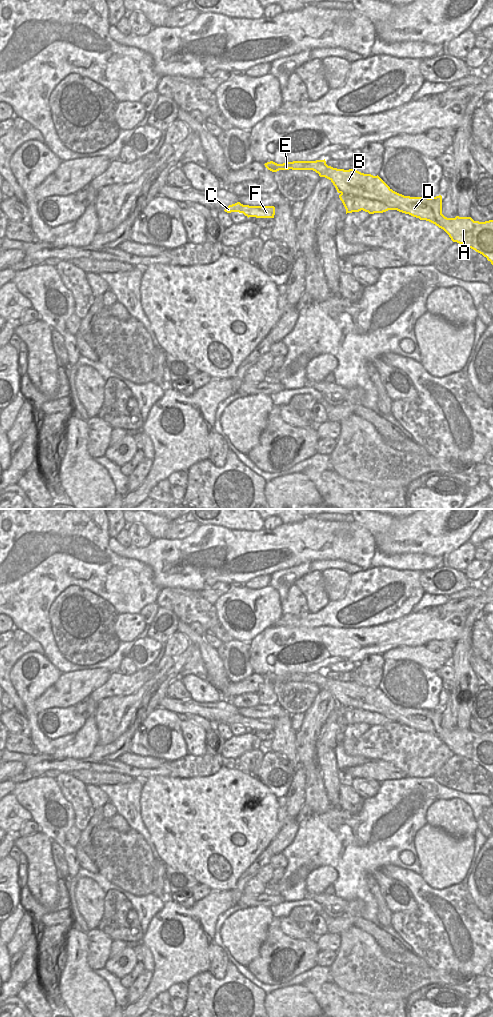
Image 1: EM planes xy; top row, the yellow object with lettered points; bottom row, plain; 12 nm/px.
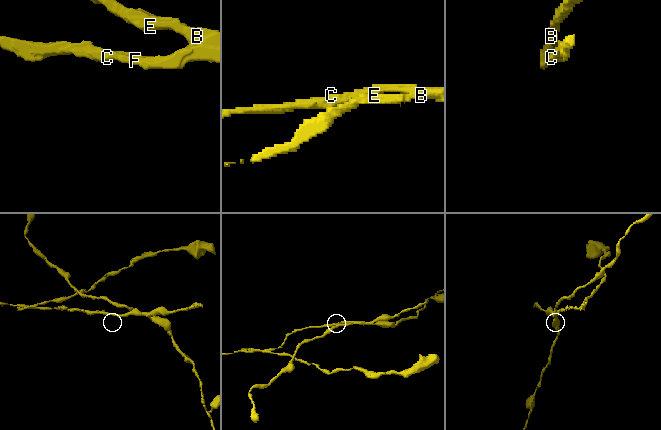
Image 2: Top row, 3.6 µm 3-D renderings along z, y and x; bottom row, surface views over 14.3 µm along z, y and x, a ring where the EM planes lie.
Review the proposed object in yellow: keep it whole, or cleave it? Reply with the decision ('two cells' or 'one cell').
two cells

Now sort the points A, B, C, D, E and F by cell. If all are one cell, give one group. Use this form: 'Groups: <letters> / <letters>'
Groups: A B E / C D F.

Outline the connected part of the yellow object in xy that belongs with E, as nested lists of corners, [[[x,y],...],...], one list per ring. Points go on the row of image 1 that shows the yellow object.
[[[325,159],[316,161],[293,161],[285,162],[283,164],[277,164],[273,161],[270,161],[264,165],[272,172],[289,169],[313,170],[318,173],[320,177],[329,179],[335,186],[338,193],[341,193],[345,196],[357,196],[378,200],[391,208],[397,206],[398,204],[402,204],[404,201],[409,201],[411,203],[419,202],[422,206],[423,213],[423,215],[419,218],[420,220],[426,220],[435,224],[439,228],[443,229],[453,242],[465,245],[482,254],[493,265],[493,220],[479,222],[474,221],[471,217],[456,216],[455,218],[447,218],[442,214],[441,195],[431,198],[404,196],[393,191],[378,175],[373,176],[371,174],[364,174],[353,169],[344,170],[333,168],[326,164]]]

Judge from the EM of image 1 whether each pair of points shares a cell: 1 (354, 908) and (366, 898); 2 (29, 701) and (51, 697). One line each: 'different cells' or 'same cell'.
1: different cells
2: different cells

